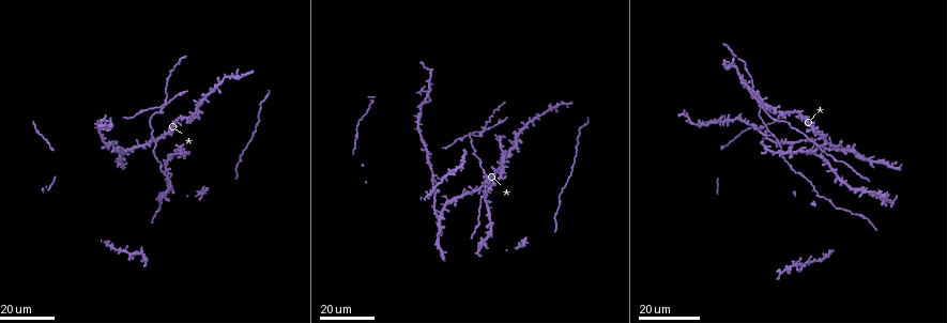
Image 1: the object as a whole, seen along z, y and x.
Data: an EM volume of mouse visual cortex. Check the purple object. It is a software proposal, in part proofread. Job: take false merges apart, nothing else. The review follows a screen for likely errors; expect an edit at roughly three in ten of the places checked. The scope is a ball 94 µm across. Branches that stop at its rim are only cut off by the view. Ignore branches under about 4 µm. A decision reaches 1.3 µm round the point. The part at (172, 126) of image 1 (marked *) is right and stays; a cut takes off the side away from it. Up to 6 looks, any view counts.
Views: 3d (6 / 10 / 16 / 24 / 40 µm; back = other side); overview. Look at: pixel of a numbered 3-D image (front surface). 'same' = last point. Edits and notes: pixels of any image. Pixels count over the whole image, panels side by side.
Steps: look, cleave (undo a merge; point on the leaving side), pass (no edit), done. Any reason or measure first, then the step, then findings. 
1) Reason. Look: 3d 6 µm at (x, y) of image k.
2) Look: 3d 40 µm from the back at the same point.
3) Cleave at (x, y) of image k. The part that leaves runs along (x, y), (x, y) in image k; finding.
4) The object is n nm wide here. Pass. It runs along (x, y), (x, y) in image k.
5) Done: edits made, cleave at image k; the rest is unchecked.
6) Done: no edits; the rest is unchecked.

Calibre changes. Look: 3d 24 µm at (849, 147) of image 1.

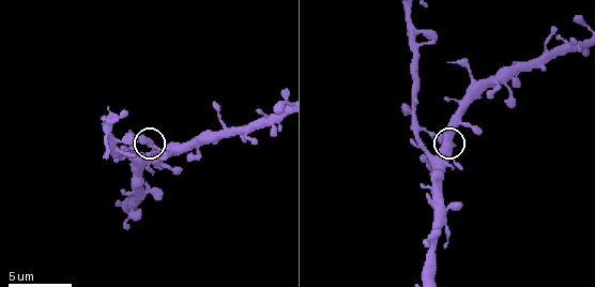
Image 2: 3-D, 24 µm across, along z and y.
Closer look. Look: 3d 10 µm at (145, 140) of image 2.

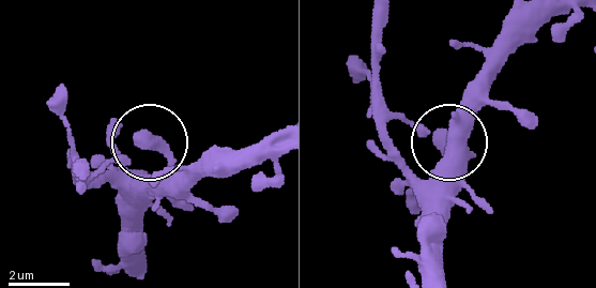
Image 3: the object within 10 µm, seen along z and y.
Pass. One neuron here.

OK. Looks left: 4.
Look: 3d 24 µm at (728, 121) of image 1.

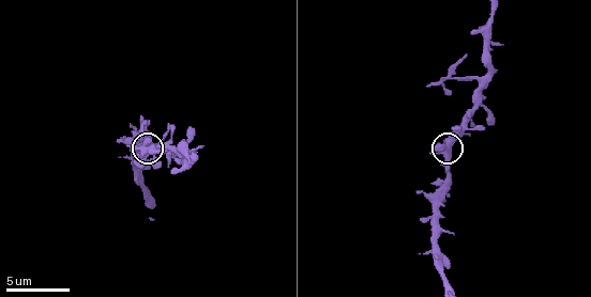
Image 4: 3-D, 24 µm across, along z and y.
Closer look. Look: 3d 6 µm at the same point.

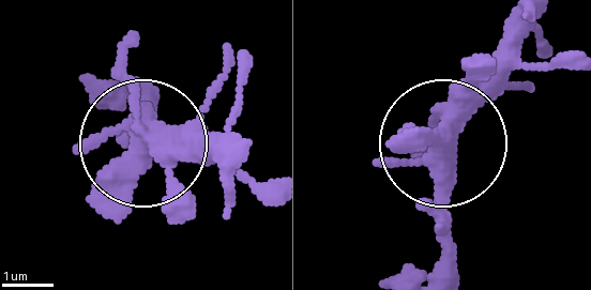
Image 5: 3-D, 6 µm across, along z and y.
5 arms meet here. Pass. All the same neuron.

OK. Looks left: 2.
Three-way junction. Look: 3d 16 µm at (425, 69) of image 1.

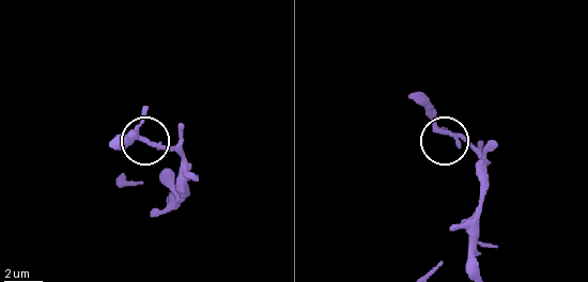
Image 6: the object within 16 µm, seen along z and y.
Closer look. Look: 3d 6 µm at (441, 131) of image 6.

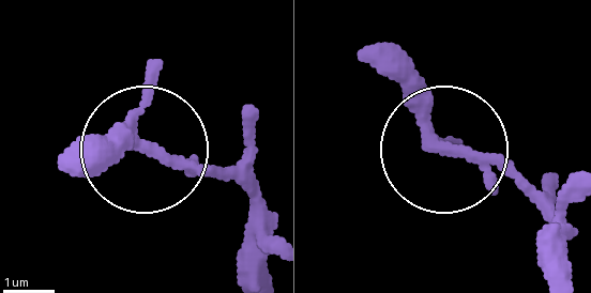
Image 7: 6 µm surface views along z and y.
The object is 230 nm wide here. Pass. Continuous, no second neuron.

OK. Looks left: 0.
Done: no edits; the rest is unchecked.

